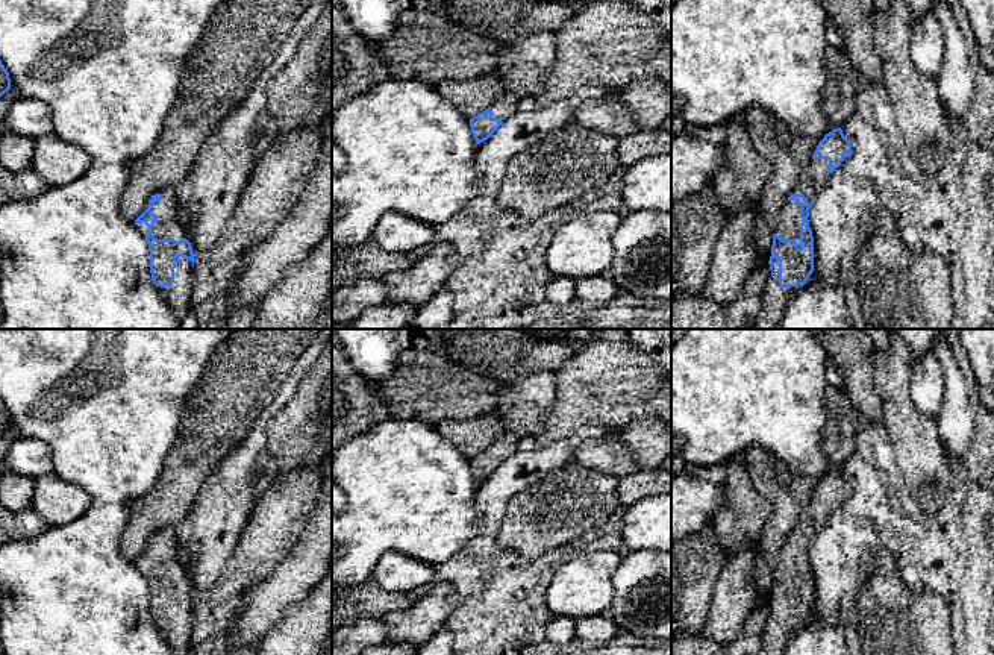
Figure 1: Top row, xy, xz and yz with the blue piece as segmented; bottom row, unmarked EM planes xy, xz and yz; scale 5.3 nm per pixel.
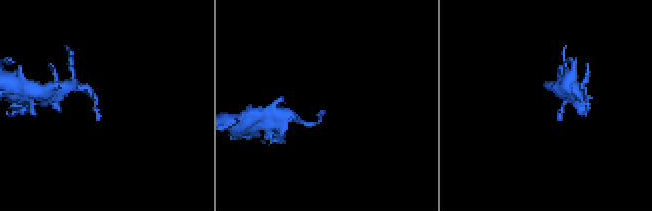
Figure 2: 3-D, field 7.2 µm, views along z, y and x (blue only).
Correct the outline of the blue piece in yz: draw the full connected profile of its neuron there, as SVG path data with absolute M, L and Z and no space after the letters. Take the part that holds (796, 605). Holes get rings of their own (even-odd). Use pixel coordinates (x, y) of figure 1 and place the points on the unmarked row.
M833 469L818 482L809 505L780 549L773 576L771 617L759 655L782 655L791 637L814 611L814 576L809 567L809 541L826 526L826 517L850 494L842 469Z

